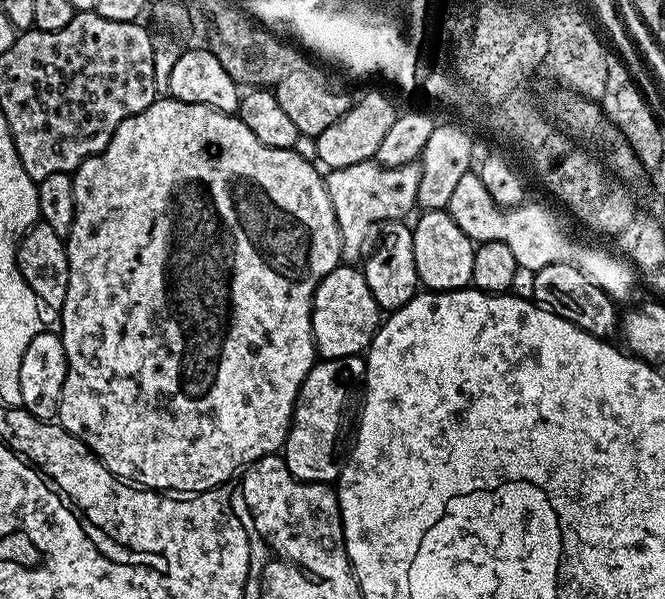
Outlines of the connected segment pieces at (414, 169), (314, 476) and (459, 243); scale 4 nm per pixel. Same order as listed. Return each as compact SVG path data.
M375 159L354 166L333 168L324 176L324 185L334 206L334 218L340 231L340 254L345 261L361 259L360 247L368 240L372 227L385 222L400 222L417 207L418 182L422 179L419 163L383 168Z
M363 355L333 360L320 358L313 364L310 374L306 374L298 390L292 426L282 449L286 466L294 478L326 485L339 481L341 465L338 460L336 464L336 439L340 436L340 415L344 412L352 383L363 381L365 363Z
M425 211L424 217L412 228L414 238L414 266L416 267L416 279L425 289L433 292L453 292L455 288L466 288L472 284L472 271L474 270L474 254L476 248L474 241L458 230L458 222L449 216L447 211Z

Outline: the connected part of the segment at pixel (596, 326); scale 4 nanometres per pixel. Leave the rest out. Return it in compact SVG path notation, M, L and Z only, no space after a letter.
M551 264L543 267L532 277L531 299L541 308L549 308L559 317L585 329L591 336L606 338L617 331L620 314L616 312L617 305L611 296L587 280L586 276L572 266Z

